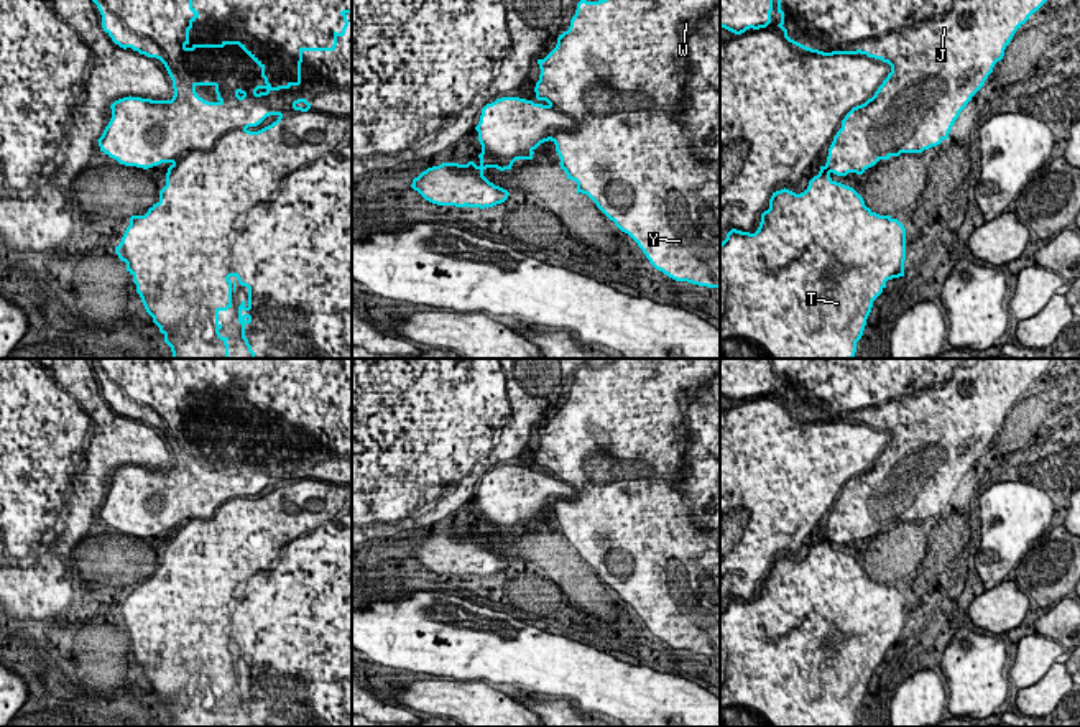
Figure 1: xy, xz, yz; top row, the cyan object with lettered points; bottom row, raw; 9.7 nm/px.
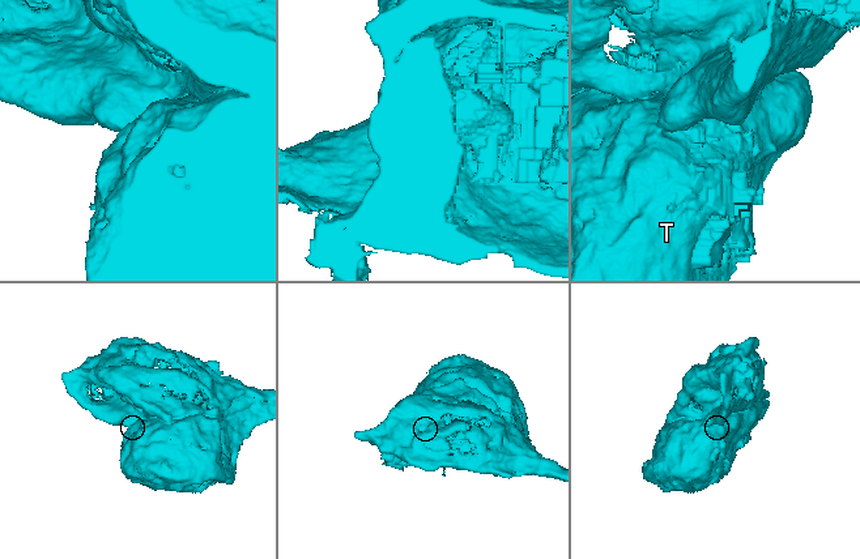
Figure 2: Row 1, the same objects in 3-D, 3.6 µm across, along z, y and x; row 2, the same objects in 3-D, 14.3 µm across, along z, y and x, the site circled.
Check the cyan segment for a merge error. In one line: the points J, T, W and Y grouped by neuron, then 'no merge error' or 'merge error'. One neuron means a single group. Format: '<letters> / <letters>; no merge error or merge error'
J / T W Y; merge error

